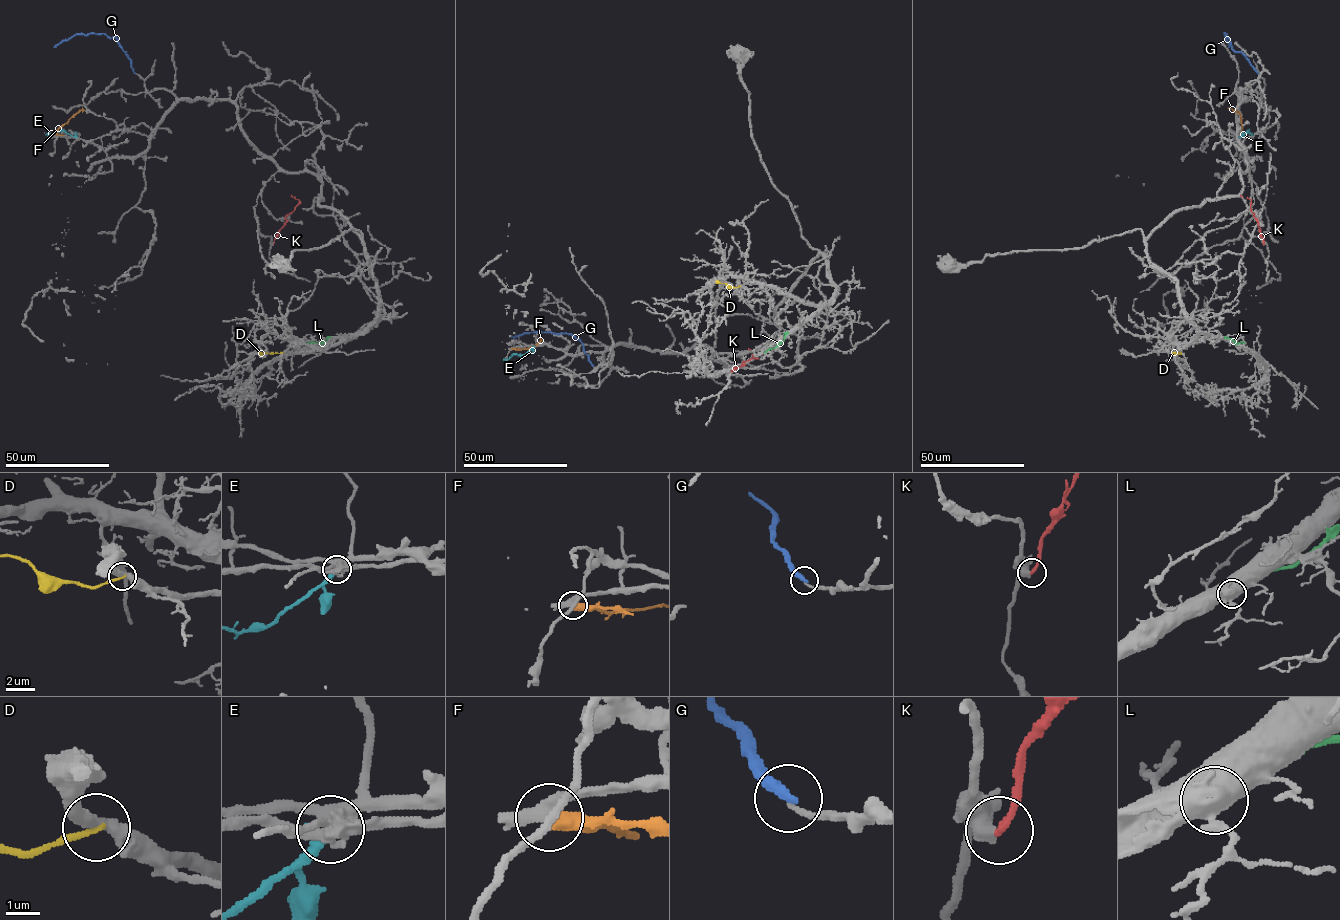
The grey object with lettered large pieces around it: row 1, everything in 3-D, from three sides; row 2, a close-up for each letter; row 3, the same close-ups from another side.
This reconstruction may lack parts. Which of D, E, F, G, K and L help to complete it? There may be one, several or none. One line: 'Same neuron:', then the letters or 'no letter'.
Same neuron: no letter

